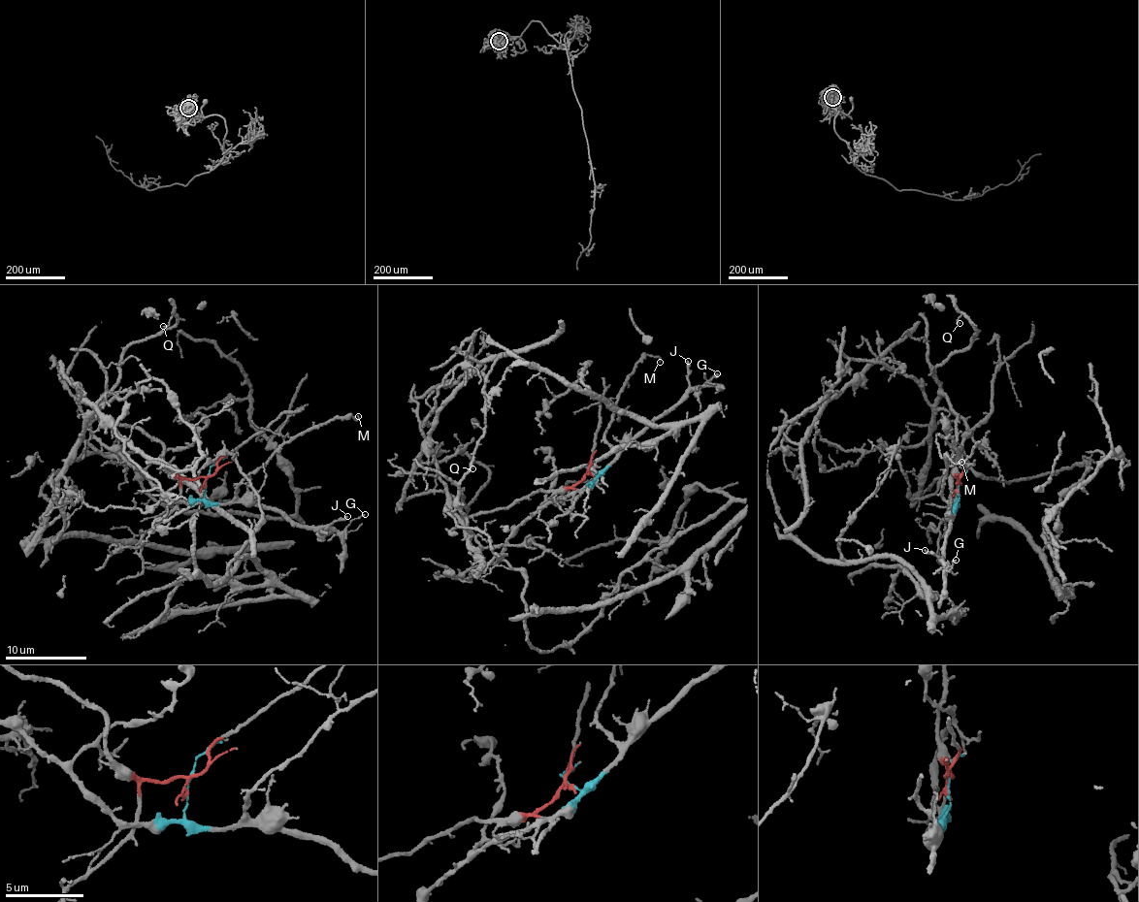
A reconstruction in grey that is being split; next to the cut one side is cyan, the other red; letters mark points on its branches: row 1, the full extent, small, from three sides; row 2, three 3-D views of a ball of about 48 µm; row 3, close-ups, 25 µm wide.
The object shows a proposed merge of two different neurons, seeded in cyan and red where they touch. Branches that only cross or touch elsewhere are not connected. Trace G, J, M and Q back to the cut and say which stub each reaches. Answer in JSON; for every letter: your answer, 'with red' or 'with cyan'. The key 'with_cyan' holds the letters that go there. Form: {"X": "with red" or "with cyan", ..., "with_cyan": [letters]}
{"G": "with cyan", "J": "with cyan", "M": "with cyan", "Q": "with red", "with_cyan": ["G", "J", "M"]}

